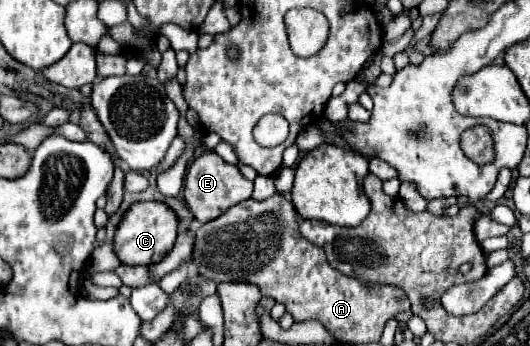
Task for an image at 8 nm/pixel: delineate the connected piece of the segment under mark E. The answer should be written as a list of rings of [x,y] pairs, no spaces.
[[[208,150],[200,156],[196,156],[186,172],[186,182],[184,182],[184,198],[194,214],[194,218],[204,224],[210,222],[218,216],[222,216],[230,206],[248,200],[252,196],[252,182],[246,180],[240,170],[228,162],[224,162],[216,152]]]

